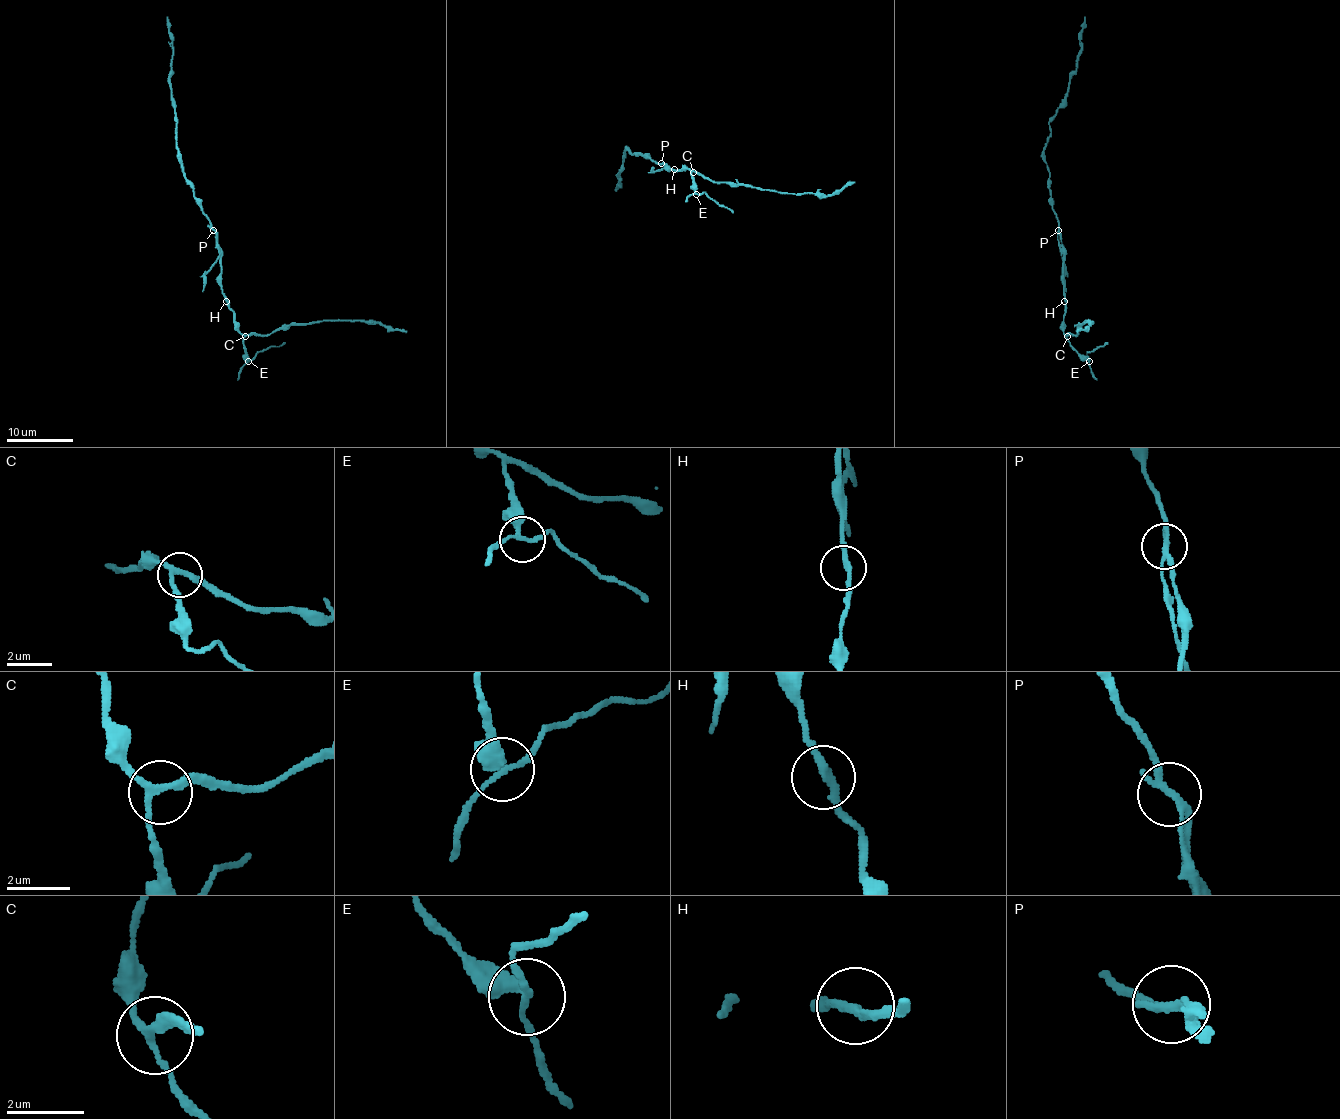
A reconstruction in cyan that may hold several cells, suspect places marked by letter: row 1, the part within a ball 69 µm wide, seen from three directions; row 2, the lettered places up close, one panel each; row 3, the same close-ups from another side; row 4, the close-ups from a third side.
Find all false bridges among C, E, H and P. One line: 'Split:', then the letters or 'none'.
Split: E, P

